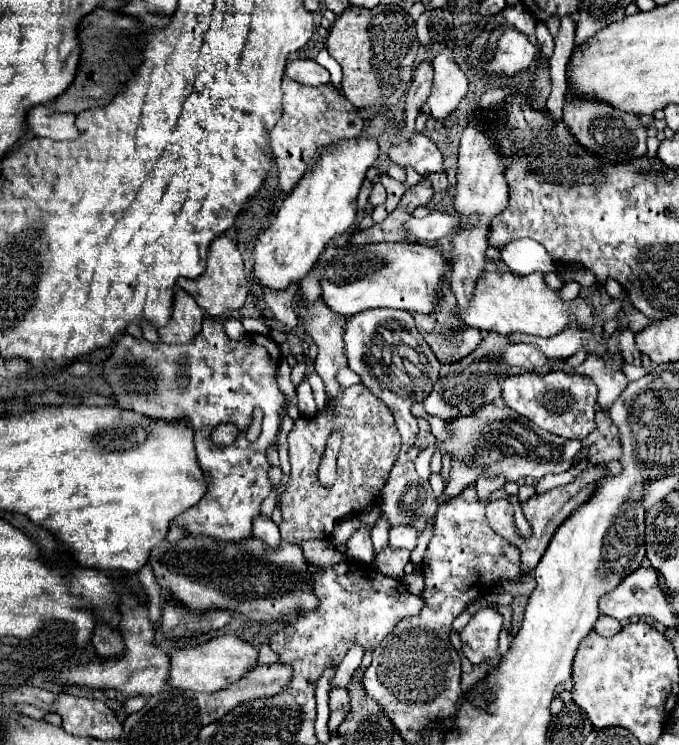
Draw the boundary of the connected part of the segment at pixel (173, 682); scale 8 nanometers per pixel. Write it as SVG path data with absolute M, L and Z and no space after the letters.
M218 636L210 642L174 650L170 668L170 686L192 692L218 692L240 678L244 678L254 666L258 666L258 648L240 640L238 636Z

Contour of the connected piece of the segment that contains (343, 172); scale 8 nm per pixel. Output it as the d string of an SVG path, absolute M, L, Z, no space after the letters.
M354 138L354 140L342 140L336 146L328 146L322 150L320 158L316 160L316 166L312 172L308 172L302 182L290 192L288 198L284 198L280 212L276 214L272 226L260 234L256 246L254 246L254 278L262 288L270 290L286 290L290 284L300 282L316 264L320 252L324 246L340 234L346 234L352 230L356 220L356 198L360 192L360 186L366 178L368 168L378 158L378 142L374 138Z

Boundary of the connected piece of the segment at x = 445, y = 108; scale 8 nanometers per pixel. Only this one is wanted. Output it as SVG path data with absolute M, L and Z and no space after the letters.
M446 46L434 58L434 84L426 100L428 110L434 118L446 118L456 110L460 100L468 92L468 78L452 58L452 50Z

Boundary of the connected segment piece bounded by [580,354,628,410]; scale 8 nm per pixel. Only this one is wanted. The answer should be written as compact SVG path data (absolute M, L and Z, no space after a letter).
M590 354L584 364L580 366L580 372L590 376L594 384L598 386L598 406L602 410L608 410L616 396L628 386L628 380L622 372L622 368L616 368L612 364L606 364L600 356Z

